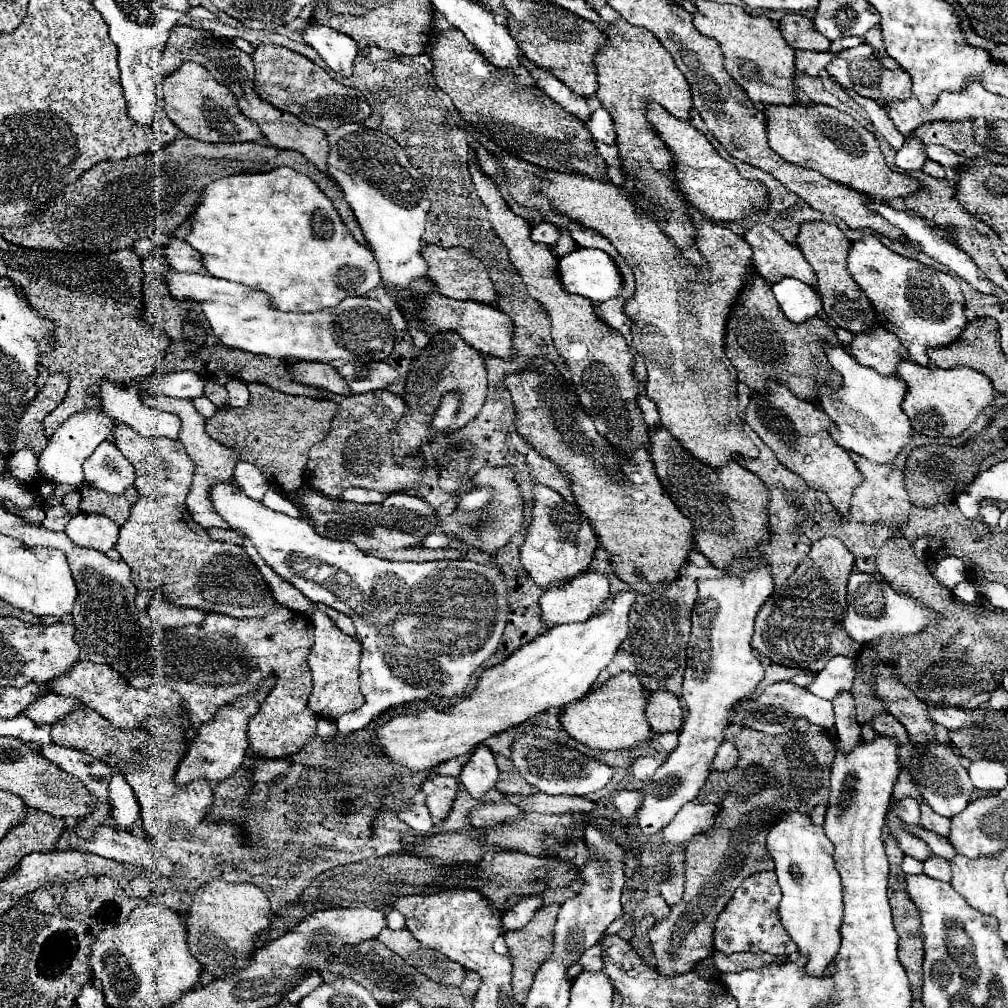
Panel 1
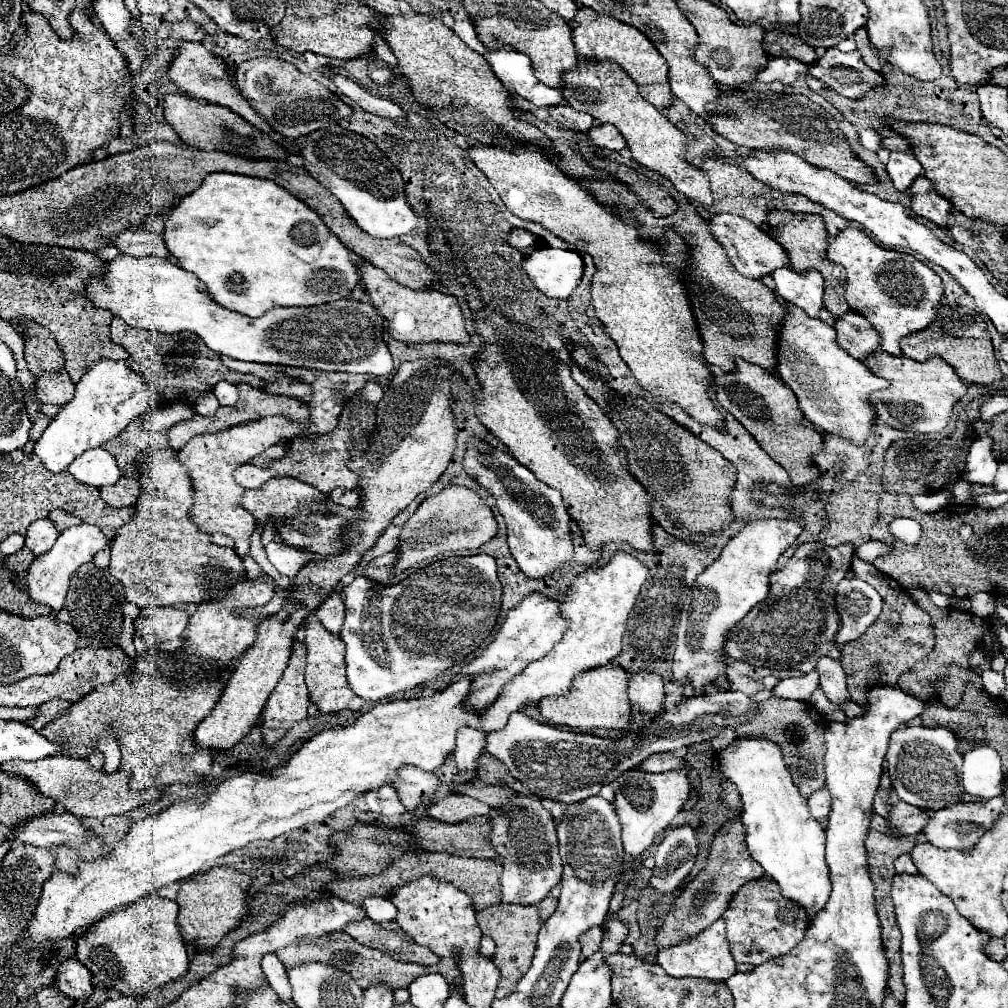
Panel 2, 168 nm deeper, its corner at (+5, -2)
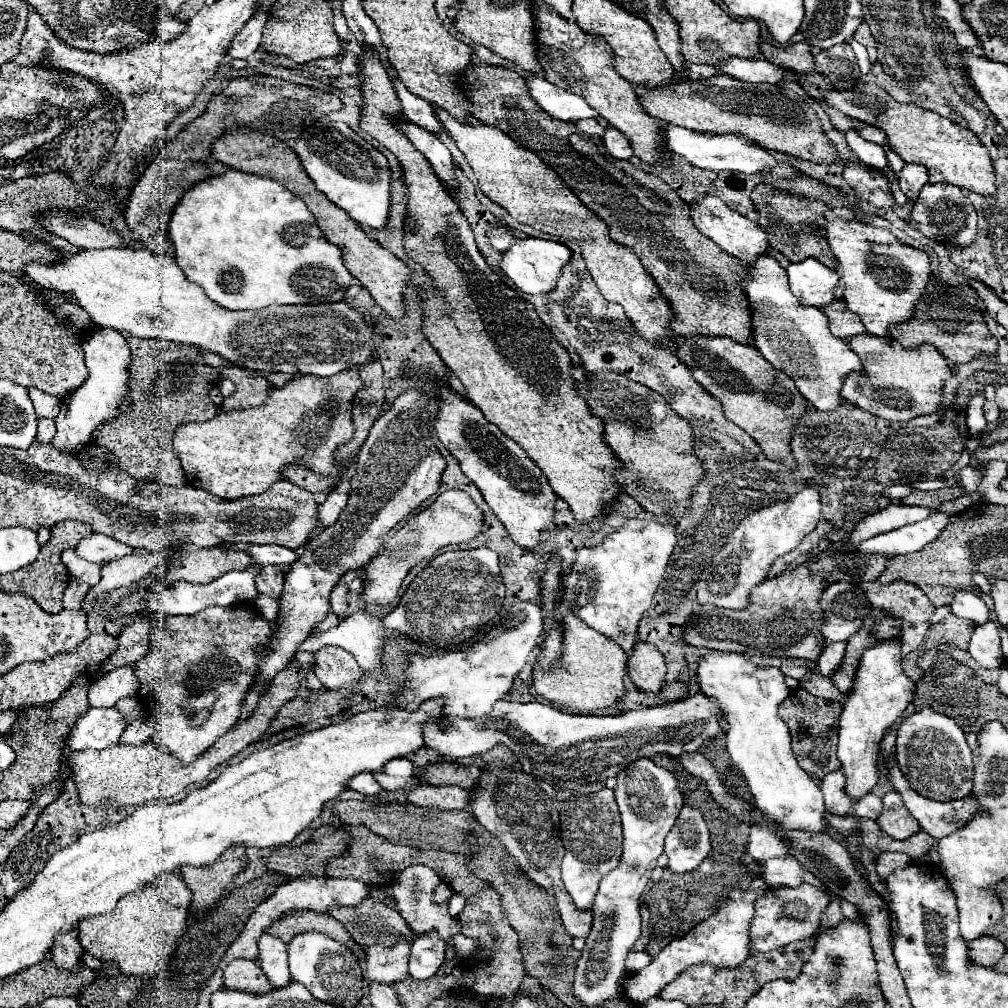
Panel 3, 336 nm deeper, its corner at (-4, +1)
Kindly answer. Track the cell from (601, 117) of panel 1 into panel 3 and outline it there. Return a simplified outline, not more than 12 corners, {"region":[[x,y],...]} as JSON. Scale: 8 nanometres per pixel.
{"region":[[613,126],[603,142],[613,158],[633,158],[627,136]]}

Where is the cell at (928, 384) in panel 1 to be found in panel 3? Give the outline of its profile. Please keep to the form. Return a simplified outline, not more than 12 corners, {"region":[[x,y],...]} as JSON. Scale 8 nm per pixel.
{"region":[[869,334],[845,402],[893,422],[939,412],[953,372],[935,346]]}

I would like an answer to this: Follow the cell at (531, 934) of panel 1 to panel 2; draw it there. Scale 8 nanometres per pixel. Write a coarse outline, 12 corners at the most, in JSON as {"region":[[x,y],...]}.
{"region":[[496,905],[478,911],[496,941],[502,971],[498,999],[530,969],[542,925],[538,907]]}

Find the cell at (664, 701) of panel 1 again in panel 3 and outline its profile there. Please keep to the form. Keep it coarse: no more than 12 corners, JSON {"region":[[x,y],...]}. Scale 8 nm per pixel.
{"region":[[637,642],[627,674],[639,690],[657,694],[665,682],[663,654]]}

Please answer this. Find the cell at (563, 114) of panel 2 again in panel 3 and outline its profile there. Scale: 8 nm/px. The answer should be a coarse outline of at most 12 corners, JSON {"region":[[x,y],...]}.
{"region":[[597,120],[575,122],[583,134],[603,138],[605,126]]}

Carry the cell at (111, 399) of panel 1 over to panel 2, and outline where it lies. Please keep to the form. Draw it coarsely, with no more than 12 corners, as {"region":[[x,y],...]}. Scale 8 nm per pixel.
{"region":[[184,403],[142,413],[142,427],[166,431],[194,417]]}

